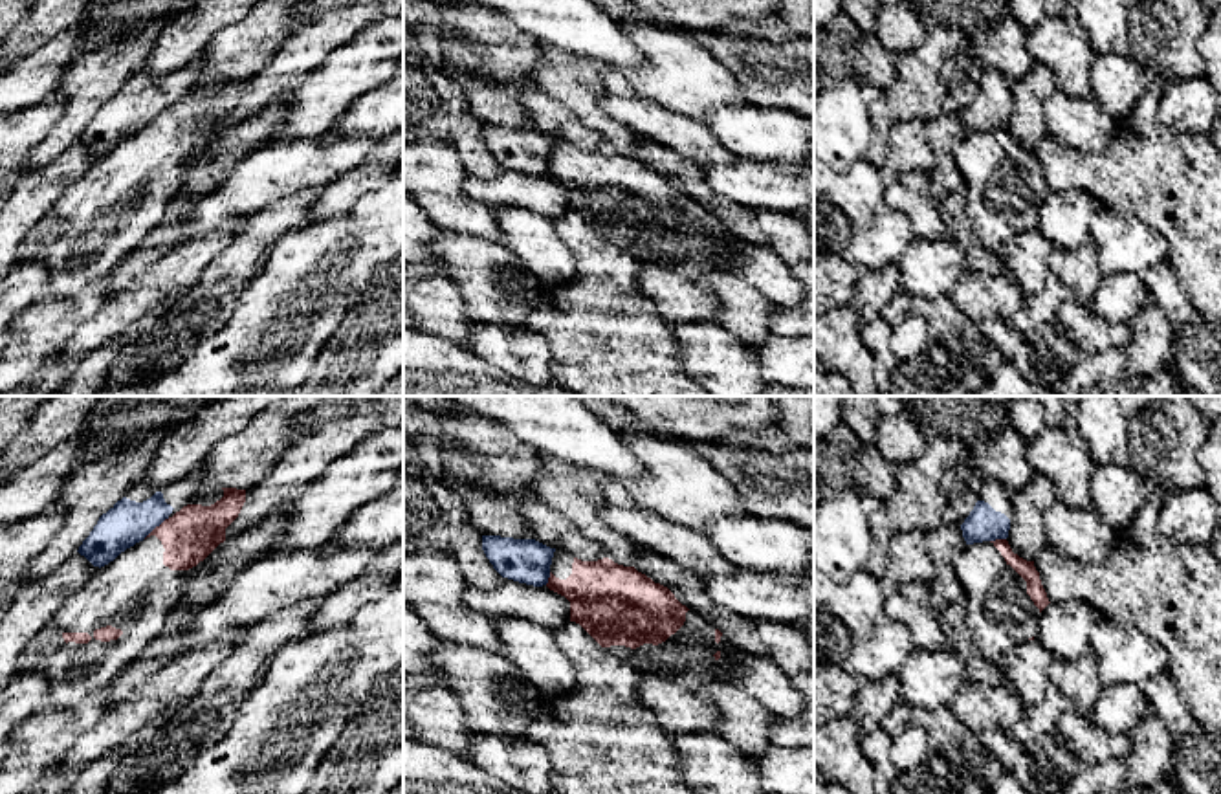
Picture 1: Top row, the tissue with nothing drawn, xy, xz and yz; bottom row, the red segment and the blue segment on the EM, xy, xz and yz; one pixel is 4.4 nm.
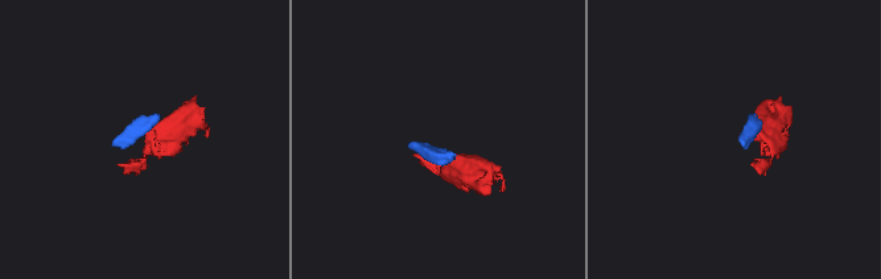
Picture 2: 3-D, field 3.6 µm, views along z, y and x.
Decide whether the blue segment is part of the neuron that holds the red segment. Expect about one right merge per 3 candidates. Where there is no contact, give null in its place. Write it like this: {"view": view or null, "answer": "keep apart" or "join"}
{"view": "xy", "answer": "keep apart"}

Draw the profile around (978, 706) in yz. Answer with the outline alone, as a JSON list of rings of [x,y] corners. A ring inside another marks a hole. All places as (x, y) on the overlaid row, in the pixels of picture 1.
[[[964,682],[952,706],[953,717],[972,733],[981,735],[986,730],[1010,732],[1023,715],[1023,704],[1010,686]]]

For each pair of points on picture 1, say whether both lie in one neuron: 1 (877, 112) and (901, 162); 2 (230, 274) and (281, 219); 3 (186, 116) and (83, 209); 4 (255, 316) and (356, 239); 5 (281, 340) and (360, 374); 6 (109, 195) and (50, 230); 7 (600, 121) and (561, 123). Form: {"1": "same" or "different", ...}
{"1": "different", "2": "same", "3": "same", "4": "same", "5": "different", "6": "different", "7": "different"}

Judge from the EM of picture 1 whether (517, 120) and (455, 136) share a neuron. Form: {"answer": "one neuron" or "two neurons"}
{"answer": "two neurons"}

